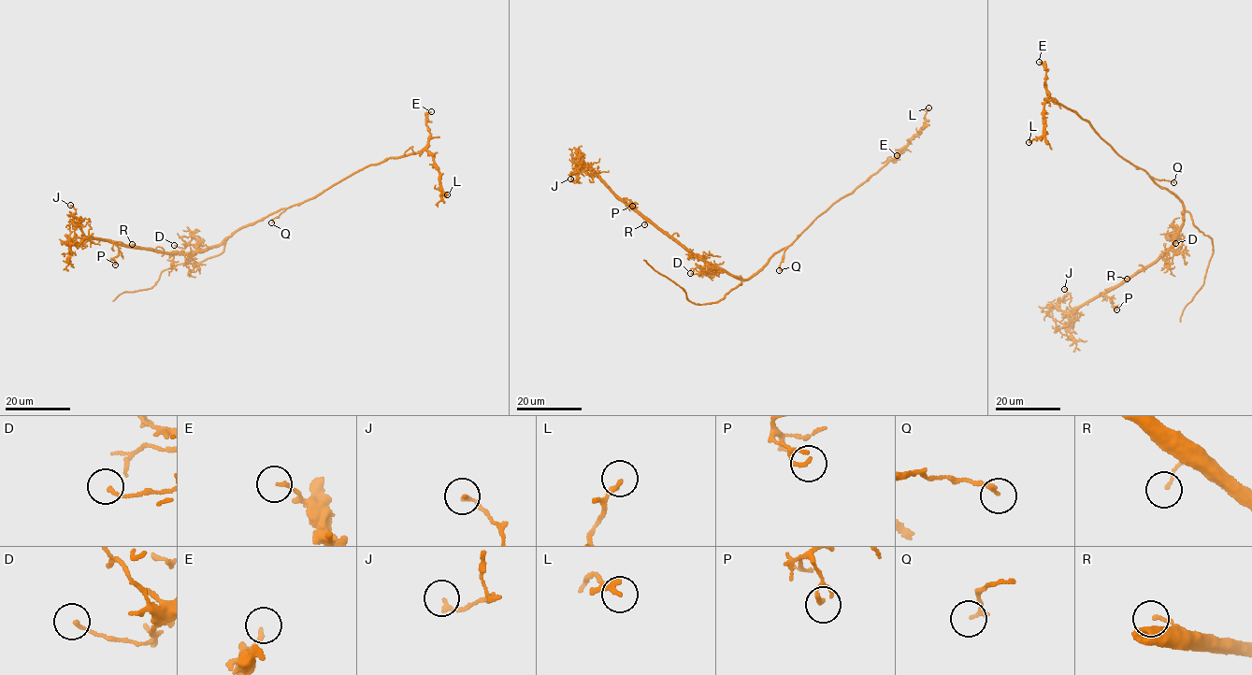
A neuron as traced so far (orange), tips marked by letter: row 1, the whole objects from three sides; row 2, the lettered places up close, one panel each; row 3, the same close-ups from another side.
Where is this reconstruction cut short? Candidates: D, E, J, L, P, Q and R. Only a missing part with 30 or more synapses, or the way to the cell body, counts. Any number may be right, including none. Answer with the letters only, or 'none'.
none

